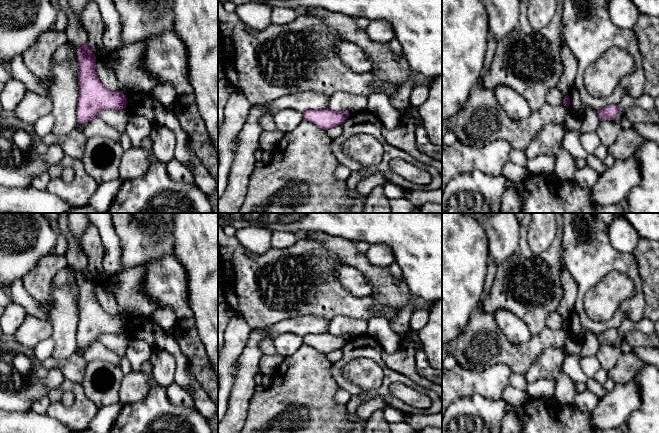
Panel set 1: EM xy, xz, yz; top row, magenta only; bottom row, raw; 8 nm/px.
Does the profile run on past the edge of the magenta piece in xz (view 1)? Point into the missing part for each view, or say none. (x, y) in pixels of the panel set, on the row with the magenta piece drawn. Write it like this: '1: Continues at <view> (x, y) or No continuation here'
1: No continuation here

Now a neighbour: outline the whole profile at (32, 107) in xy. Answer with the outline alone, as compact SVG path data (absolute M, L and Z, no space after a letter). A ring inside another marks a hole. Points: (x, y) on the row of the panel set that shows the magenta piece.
M27 91L23 99L16 106L14 114L22 122L34 125L38 119L50 114L53 103L49 96L41 96Z

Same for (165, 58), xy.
M173 31L148 37L140 43L144 47L143 67L156 81L171 84L177 96L193 94L188 77L186 48Z

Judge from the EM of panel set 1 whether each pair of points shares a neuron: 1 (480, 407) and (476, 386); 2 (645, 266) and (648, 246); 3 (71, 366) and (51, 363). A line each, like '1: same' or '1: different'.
1: different
2: same
3: same

